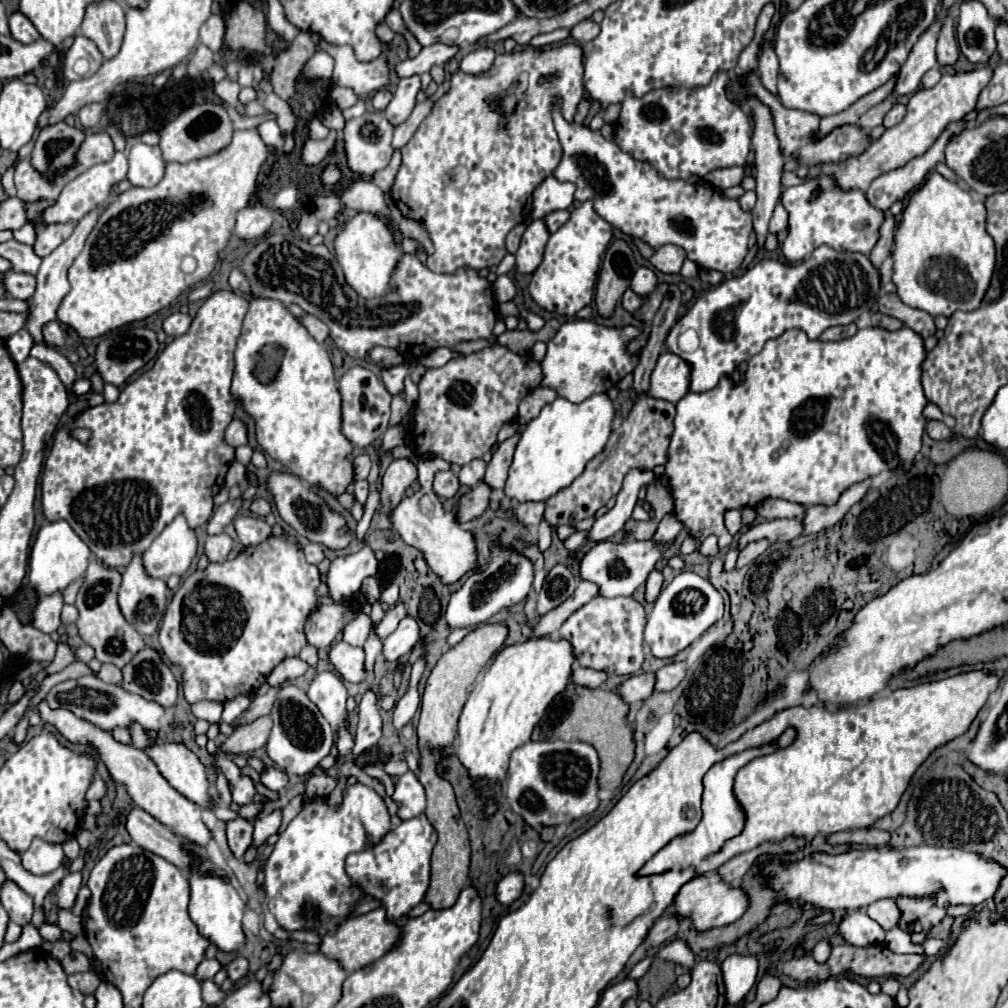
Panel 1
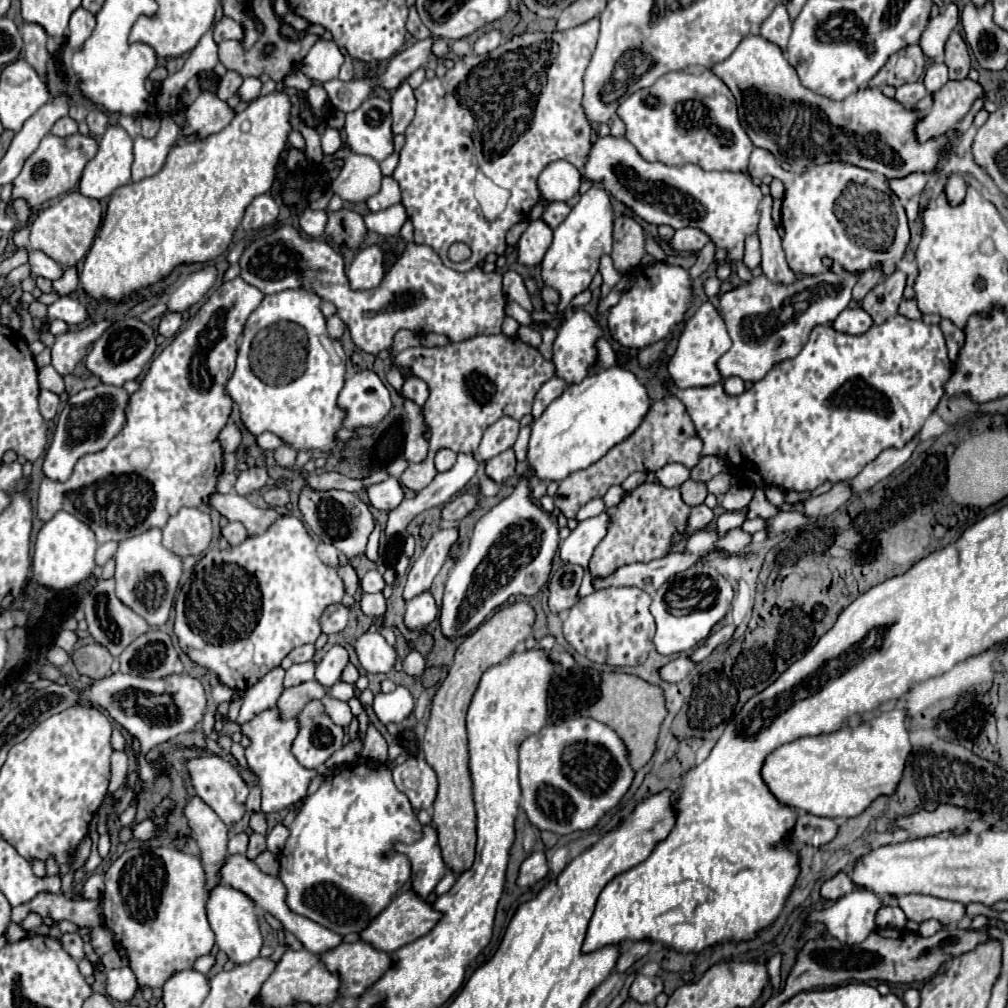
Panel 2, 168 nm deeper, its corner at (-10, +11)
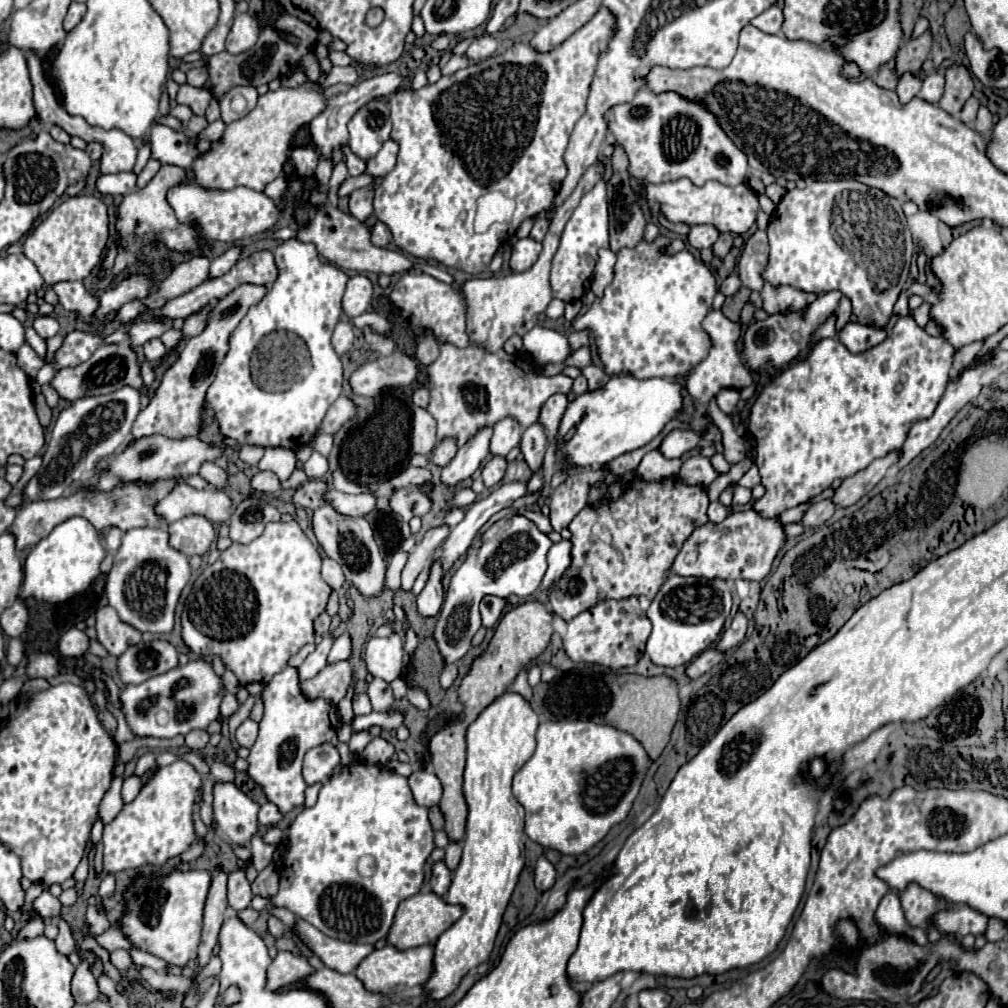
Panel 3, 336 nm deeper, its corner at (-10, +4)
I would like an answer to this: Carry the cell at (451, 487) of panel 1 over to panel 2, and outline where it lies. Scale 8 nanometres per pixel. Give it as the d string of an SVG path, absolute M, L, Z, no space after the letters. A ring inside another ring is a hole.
M439 449L435 455L435 469L437 471L447 471L451 465L455 465L455 455L451 449Z

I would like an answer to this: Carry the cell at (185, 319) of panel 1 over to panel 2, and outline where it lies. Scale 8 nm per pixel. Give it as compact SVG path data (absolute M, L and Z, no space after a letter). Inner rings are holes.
M171 313L171 317L163 317L159 327L157 327L157 333L163 335L163 337L175 337L175 333L179 331L181 327L181 313Z

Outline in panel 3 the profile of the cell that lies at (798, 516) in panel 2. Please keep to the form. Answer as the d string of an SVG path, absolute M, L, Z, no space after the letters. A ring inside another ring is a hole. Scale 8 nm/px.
M823 500L817 504L811 504L809 510L803 514L803 518L799 520L799 524L803 524L805 528L817 528L821 526L825 520L829 520L835 512L835 504L831 500Z

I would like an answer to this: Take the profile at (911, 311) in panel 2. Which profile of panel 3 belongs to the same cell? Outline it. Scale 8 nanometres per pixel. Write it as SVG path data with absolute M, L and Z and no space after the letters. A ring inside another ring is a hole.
M923 302L919 308L915 308L913 312L911 312L911 316L913 316L913 320L923 328L927 322L929 322L929 302Z

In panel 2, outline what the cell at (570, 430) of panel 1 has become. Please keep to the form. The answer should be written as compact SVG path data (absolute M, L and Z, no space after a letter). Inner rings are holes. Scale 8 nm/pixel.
M615 365L609 369L599 371L597 375L585 377L577 385L569 385L561 397L557 397L545 413L533 421L531 425L531 439L529 439L529 453L527 463L535 469L535 475L545 481L563 481L563 477L585 469L599 461L611 447L625 441L635 429L641 425L645 415L649 413L651 399L645 385L627 369Z

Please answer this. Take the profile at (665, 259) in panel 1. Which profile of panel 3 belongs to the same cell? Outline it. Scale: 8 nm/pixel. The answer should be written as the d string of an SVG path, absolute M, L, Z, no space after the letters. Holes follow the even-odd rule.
M701 224L701 226L693 226L687 234L687 244L691 244L693 248L701 250L701 248L711 248L715 244L715 240L719 238L717 228Z

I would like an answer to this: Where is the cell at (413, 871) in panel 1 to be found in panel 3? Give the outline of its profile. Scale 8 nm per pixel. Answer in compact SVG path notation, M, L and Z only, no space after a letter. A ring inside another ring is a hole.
M439 860L431 866L431 878L429 878L429 888L437 894L437 896L445 896L451 884L451 872L447 870L445 862Z

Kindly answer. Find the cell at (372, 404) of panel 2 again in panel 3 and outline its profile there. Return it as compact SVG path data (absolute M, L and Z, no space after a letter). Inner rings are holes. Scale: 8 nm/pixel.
M341 394L329 408L323 424L321 424L321 430L319 432L329 432L329 434L335 434L347 420L353 420L355 416L359 414L359 406L347 398L345 394Z

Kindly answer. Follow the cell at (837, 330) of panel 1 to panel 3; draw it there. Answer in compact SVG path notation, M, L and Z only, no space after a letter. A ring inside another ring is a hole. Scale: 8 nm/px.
M847 322L843 326L843 332L837 334L839 342L845 344L851 352L863 352L879 342L883 342L887 332L883 328L875 328L871 324L859 324L859 322Z

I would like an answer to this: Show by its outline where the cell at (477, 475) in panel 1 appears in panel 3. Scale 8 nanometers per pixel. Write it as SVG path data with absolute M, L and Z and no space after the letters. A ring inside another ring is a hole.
M503 418L493 426L493 436L489 444L489 452L493 456L507 456L521 442L523 428L513 418Z

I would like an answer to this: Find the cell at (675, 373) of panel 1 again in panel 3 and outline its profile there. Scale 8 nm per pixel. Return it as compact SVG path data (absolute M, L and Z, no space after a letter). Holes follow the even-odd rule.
M709 310L709 314L707 314L705 320L703 320L703 330L705 330L705 332L709 334L709 338L711 338L711 348L709 348L707 358L705 358L703 362L699 362L699 364L685 376L685 388L687 388L687 392L689 392L695 400L699 400L699 402L703 402L703 404L709 404L709 402L717 396L717 392L719 392L721 388L737 388L737 390L741 390L741 388L749 386L755 378L753 378L753 374L745 368L745 364L743 364L741 358L739 358L739 338L741 338L741 328L739 328L739 324L733 324L731 320L727 320L727 318L721 314L721 310Z

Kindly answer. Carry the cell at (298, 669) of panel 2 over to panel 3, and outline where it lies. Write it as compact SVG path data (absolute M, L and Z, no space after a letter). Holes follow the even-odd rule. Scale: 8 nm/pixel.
M325 634L323 640L321 640L321 644L317 644L317 650L315 650L313 654L309 654L309 656L305 658L305 662L297 668L301 682L303 682L303 680L309 680L311 676L319 674L319 672L325 668L325 664L327 664L327 654L329 654L329 650L331 650L331 644L333 644L331 636Z

